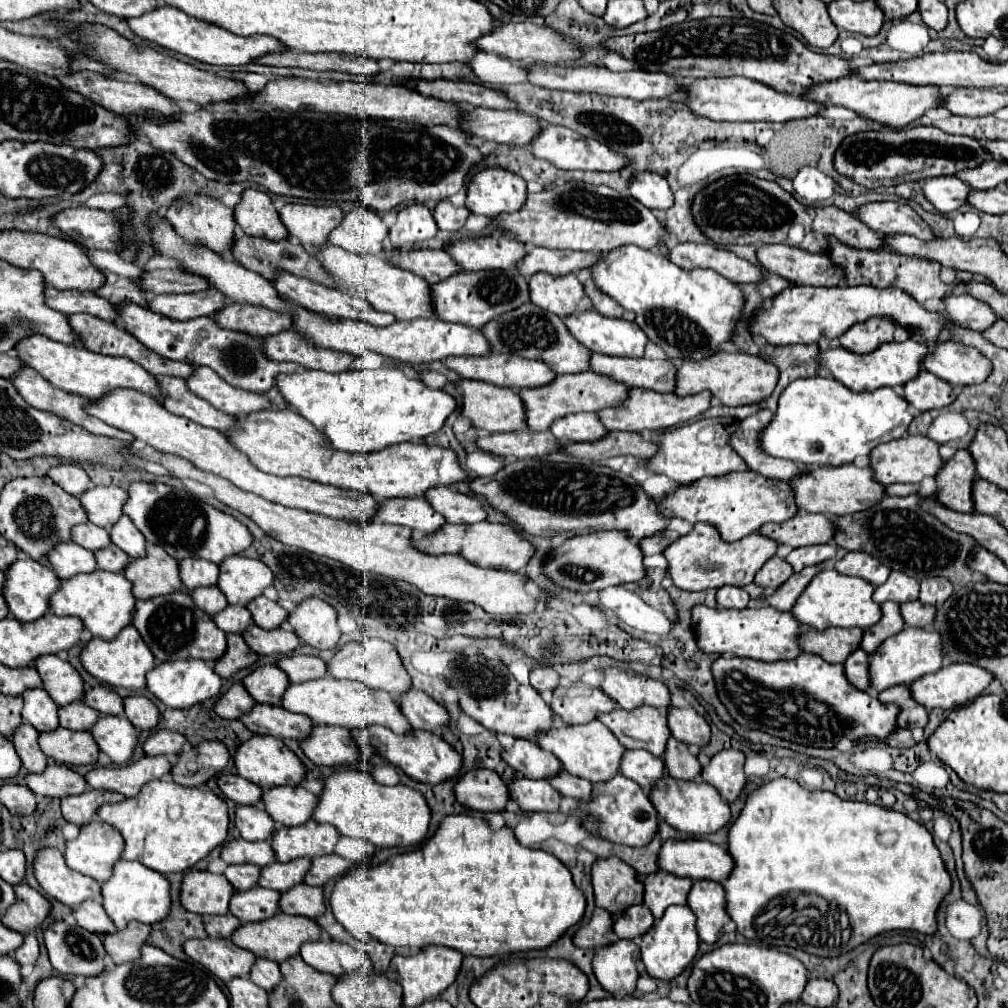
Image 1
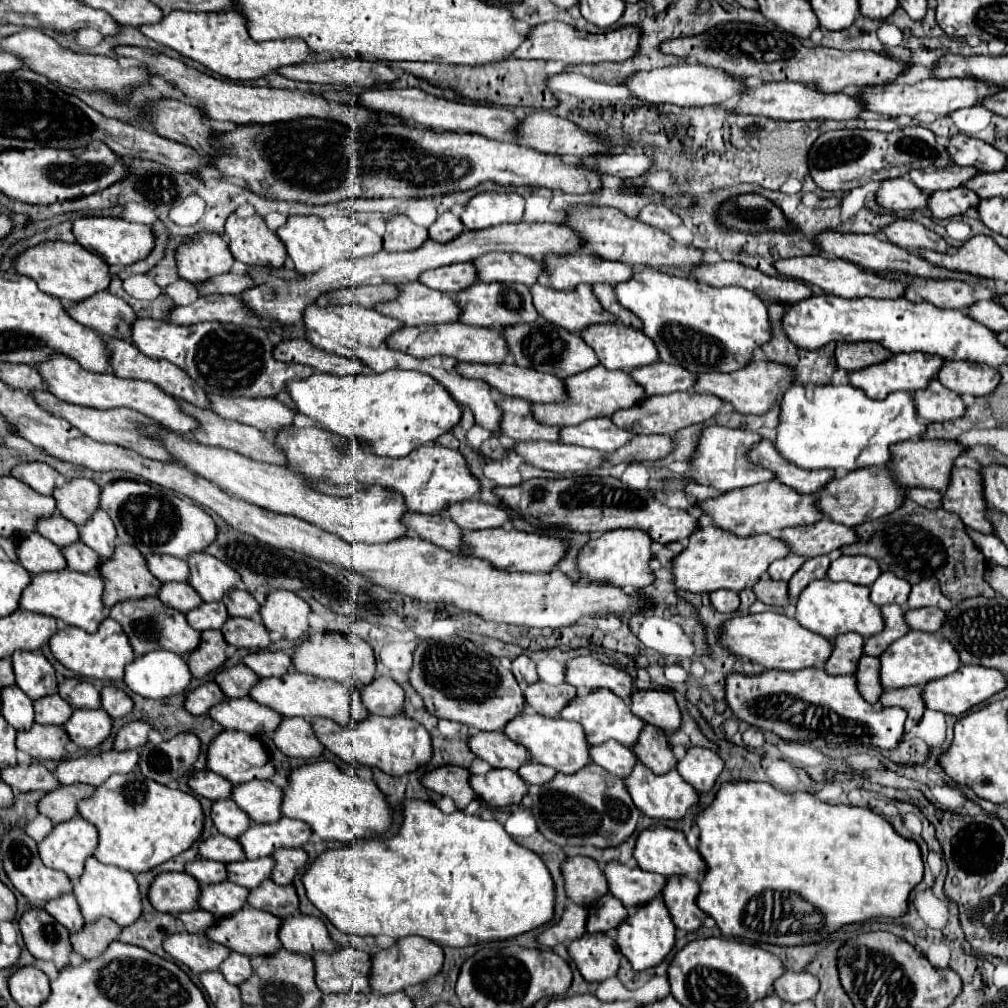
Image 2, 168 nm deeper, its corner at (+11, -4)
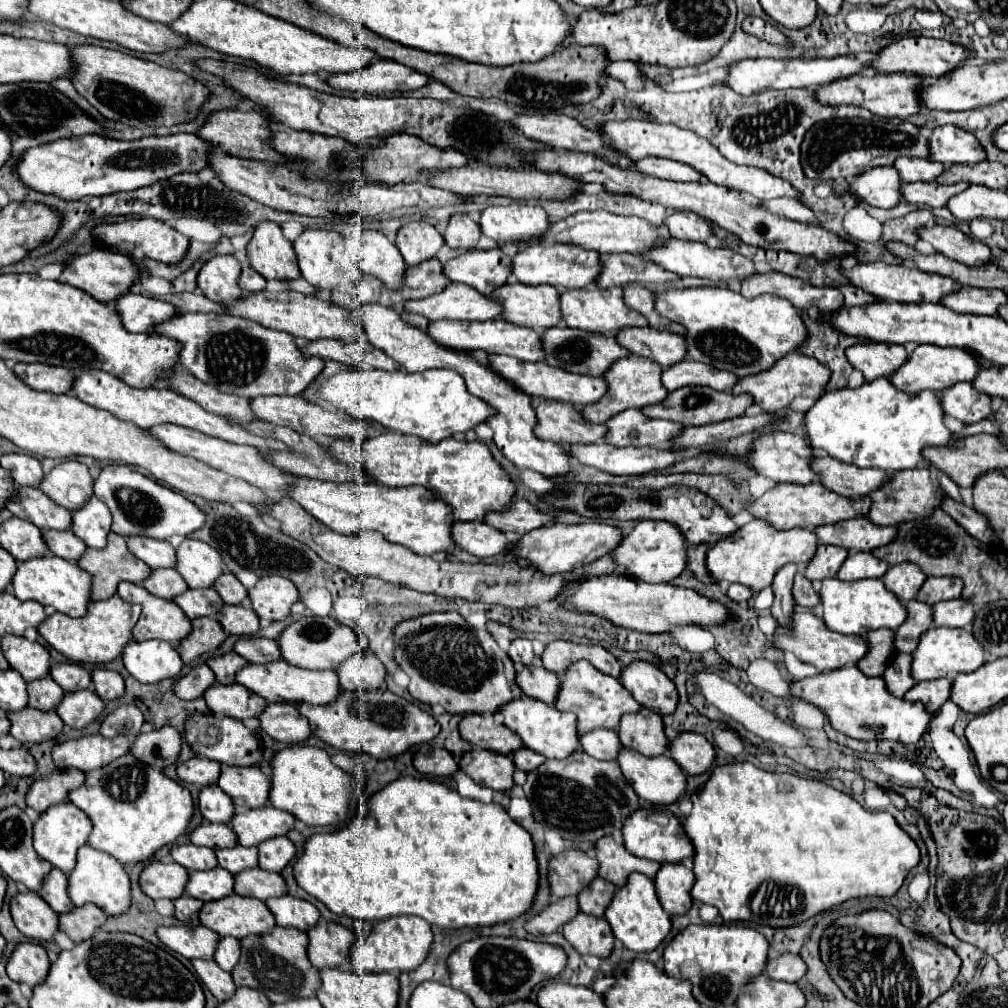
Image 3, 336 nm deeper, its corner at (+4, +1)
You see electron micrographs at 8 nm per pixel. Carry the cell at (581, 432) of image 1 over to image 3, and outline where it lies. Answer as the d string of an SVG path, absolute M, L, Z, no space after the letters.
M628 409L618 413L608 423L606 443L616 447L668 447L672 439L676 439L684 425L664 419L650 419L642 413L642 409Z

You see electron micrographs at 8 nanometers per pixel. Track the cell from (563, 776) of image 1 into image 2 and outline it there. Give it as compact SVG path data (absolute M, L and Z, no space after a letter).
M525 764L519 768L519 776L527 782L527 784L535 784L535 786L543 786L545 782L551 782L555 778L557 770L553 770L551 766L543 766L543 764Z

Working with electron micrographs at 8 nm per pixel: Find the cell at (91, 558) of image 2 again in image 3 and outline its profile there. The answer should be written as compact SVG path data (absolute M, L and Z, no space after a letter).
M50 529L42 533L44 533L44 541L50 553L66 561L78 561L86 549L86 545L80 539L76 539L76 535L72 535L70 531L52 531Z

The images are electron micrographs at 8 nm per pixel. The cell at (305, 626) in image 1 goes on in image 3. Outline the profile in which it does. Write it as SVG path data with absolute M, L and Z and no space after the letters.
M268 575L248 589L248 599L254 613L264 621L278 621L290 615L290 607L298 601L300 593L296 585L284 577Z

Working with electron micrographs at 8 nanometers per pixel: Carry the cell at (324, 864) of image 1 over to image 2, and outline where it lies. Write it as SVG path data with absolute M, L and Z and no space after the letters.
M283 848L283 850L277 850L273 858L277 860L277 866L273 870L271 880L281 886L293 884L295 874L309 862L309 854L303 848Z

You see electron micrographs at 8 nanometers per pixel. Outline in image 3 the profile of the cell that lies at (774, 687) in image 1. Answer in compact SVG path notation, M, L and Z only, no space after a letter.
M856 665L796 681L790 685L790 693L822 709L830 717L830 723L836 731L862 741L890 739L904 745L918 743L930 729L932 721L932 713L924 709L924 703L910 703L906 699L892 697L882 677L868 677Z

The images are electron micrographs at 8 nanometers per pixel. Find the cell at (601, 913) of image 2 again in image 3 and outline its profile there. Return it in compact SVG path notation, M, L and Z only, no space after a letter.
M596 877L590 885L584 887L584 891L578 893L578 909L582 913L602 917L614 897L614 891L616 887L610 881L602 881L600 877Z

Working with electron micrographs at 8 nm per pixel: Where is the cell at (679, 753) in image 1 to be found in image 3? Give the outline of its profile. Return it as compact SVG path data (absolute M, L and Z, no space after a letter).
M644 707L640 709L640 713L626 713L624 719L620 719L618 737L624 747L648 757L662 755L668 749L662 717Z

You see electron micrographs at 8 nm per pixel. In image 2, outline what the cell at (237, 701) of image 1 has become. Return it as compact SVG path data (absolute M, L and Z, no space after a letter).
M209 682L199 686L197 690L193 690L187 700L185 700L185 708L191 714L207 714L213 706L217 706L219 702L225 700L225 694L221 692L221 688L217 686L217 682Z

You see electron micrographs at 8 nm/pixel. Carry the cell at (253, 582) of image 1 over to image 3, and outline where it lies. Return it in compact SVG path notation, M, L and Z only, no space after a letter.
M186 537L180 547L176 547L176 571L190 589L212 587L222 573L222 559L220 553L204 541Z

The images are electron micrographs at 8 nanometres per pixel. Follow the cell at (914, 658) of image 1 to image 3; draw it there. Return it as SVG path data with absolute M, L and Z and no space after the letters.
M932 627L932 629L928 629L928 633L924 633L920 637L920 643L918 643L918 647L916 647L916 651L912 655L914 655L912 677L916 681L940 679L940 677L946 677L950 673L954 673L954 677L956 677L958 673L976 671L978 667L982 667L986 663L984 647L976 641L976 637L972 637L970 629Z

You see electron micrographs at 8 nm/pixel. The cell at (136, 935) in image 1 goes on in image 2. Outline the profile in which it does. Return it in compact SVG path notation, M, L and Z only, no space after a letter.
M99 918L97 922L85 924L81 932L71 934L71 944L77 954L89 960L101 956L109 948L109 944L117 940L117 934L121 934L121 928L113 920Z

